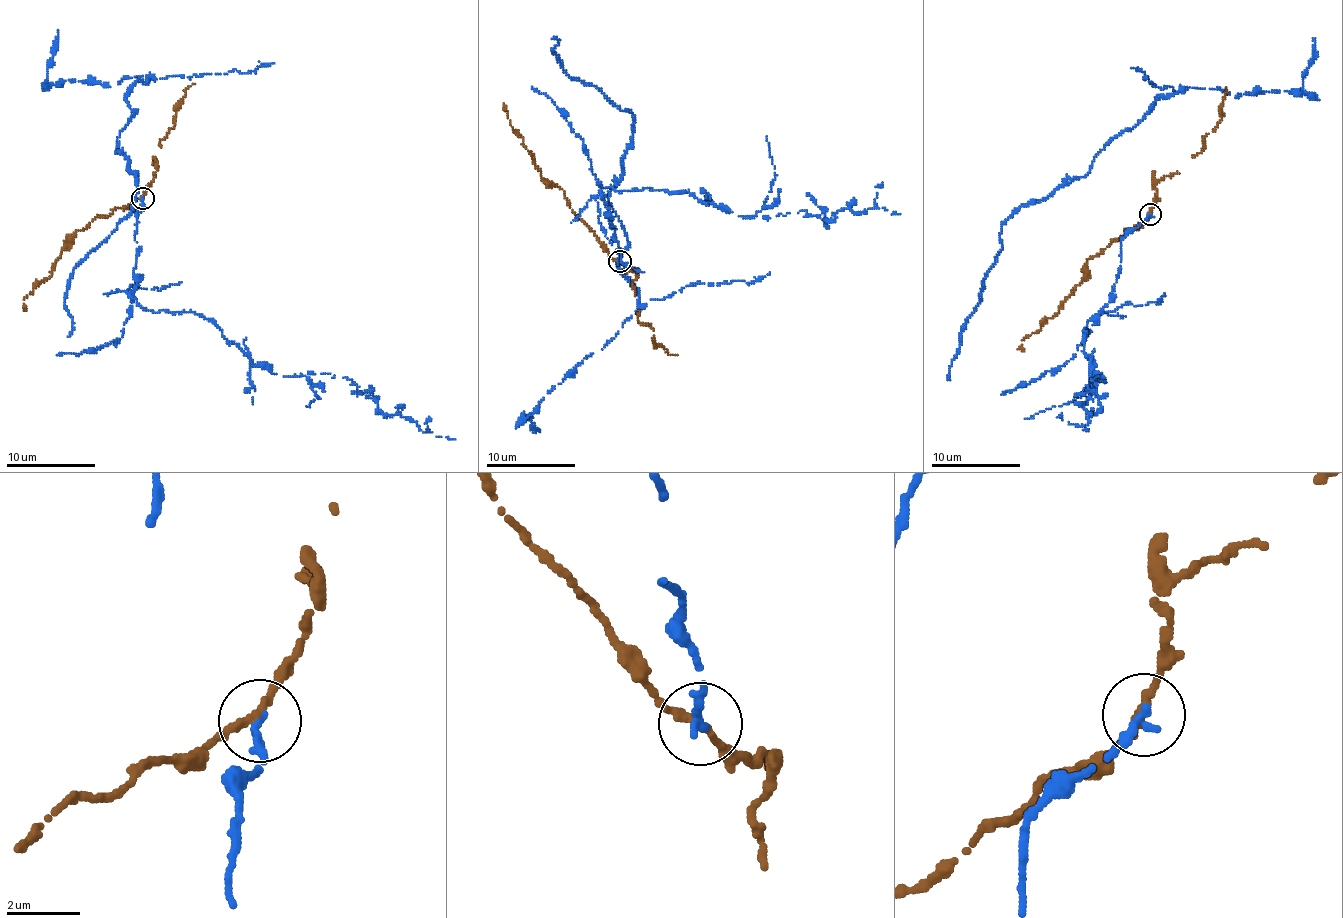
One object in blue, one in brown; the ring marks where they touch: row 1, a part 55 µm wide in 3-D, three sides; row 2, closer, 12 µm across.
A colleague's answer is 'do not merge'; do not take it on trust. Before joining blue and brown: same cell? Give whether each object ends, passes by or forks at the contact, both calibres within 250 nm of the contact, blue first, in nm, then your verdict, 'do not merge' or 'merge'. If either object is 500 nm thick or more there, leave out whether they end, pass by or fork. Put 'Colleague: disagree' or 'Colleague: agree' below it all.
blue ends; brown passes by; calibres 280 and 220 nm; do not merge
Colleague: agree

